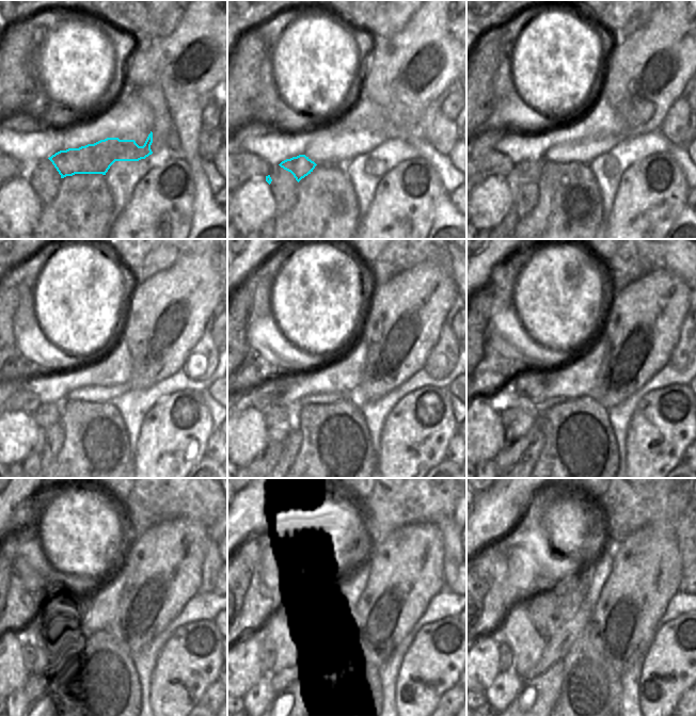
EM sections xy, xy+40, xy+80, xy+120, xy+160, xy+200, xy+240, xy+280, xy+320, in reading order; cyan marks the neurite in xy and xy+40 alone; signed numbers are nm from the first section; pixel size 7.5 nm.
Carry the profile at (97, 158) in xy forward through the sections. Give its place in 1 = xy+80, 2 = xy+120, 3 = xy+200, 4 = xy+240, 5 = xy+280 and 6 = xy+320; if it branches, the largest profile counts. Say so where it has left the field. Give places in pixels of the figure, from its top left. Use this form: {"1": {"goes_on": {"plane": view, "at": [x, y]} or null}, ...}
{"1": {"goes_on": {"plane": "xy+80", "at": [525, 172]}}, "2": {"goes_on": {"plane": "xy+120", "at": [45, 415]}}, "3": {"goes_on": {"plane": "xy+200", "at": [517, 423]}}, "4": {"goes_on": {"plane": "xy+240", "at": [34, 662]}}, "5": {"goes_on": {"plane": "xy+280", "at": [266, 648]}}, "6": {"goes_on": {"plane": "xy+320", "at": [505, 652]}}}

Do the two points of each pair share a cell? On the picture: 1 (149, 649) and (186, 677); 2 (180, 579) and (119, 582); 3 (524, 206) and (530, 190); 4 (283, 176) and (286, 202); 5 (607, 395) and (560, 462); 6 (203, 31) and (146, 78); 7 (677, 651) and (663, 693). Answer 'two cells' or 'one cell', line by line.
1: two cells
2: two cells
3: one cell
4: one cell
5: two cells
6: one cell
7: one cell

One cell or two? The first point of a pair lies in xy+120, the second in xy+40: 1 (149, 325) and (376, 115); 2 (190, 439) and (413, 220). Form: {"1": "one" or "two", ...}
{"1": "two", "2": "one"}

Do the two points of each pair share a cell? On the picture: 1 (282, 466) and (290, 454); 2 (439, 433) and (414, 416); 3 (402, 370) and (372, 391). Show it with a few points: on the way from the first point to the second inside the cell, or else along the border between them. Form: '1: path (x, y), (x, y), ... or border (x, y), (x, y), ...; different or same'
1: path (285, 463), (287, 457); same
2: path (432, 427), (421, 423); same
3: path (396, 379), (394, 381), (380, 382); same

